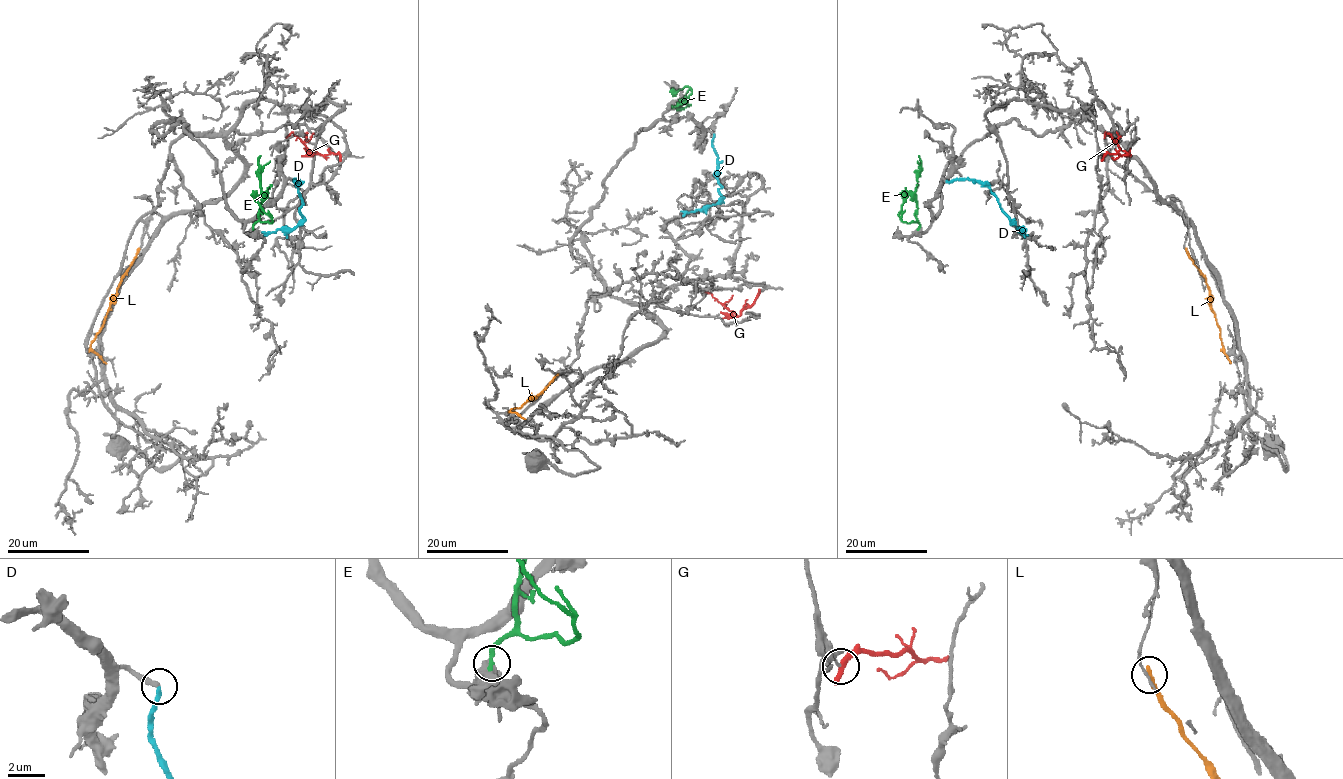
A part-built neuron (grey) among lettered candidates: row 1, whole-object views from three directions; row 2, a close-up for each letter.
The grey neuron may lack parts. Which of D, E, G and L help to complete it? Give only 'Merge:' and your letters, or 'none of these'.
Merge: D

